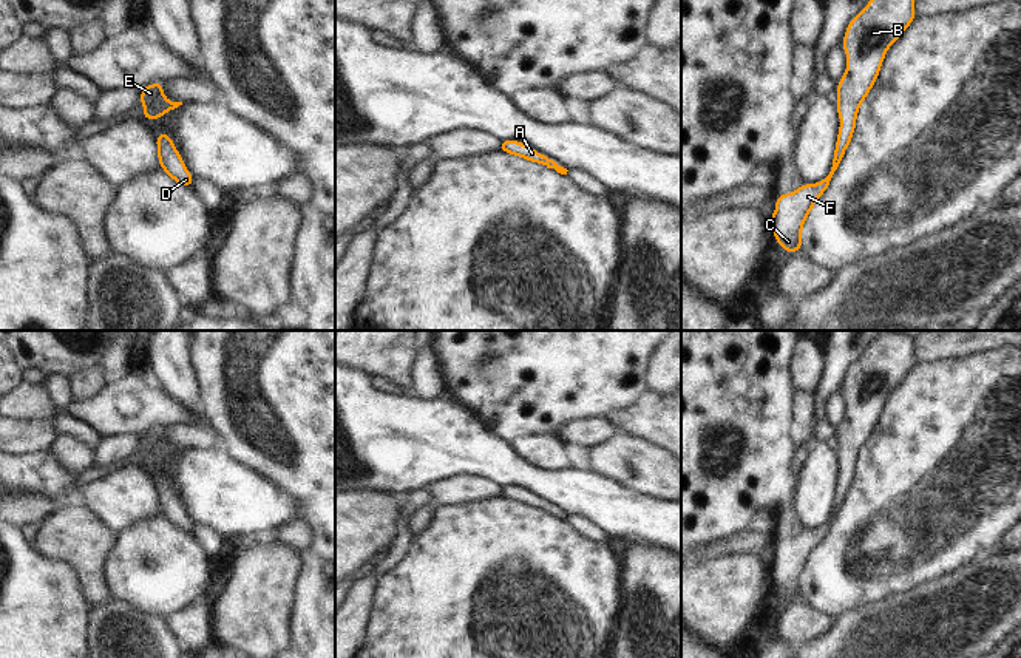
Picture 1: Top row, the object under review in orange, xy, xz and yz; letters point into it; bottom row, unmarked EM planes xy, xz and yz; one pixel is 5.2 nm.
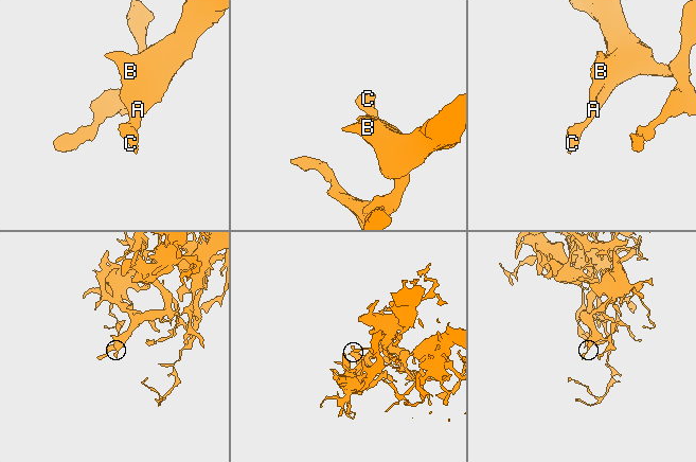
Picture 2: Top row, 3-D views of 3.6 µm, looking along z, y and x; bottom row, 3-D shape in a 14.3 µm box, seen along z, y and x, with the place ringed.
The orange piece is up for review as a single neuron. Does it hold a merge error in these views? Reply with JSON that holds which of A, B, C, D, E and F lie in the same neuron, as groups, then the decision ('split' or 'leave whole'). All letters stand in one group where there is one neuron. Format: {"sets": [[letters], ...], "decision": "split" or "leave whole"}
{"sets": [["A", "B", "C", "D", "E", "F"]], "decision": "leave whole"}

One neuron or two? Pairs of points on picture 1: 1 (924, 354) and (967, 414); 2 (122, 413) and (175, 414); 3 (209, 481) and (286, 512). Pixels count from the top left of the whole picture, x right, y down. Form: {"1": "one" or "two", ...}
{"1": "two", "2": "one", "3": "one"}

